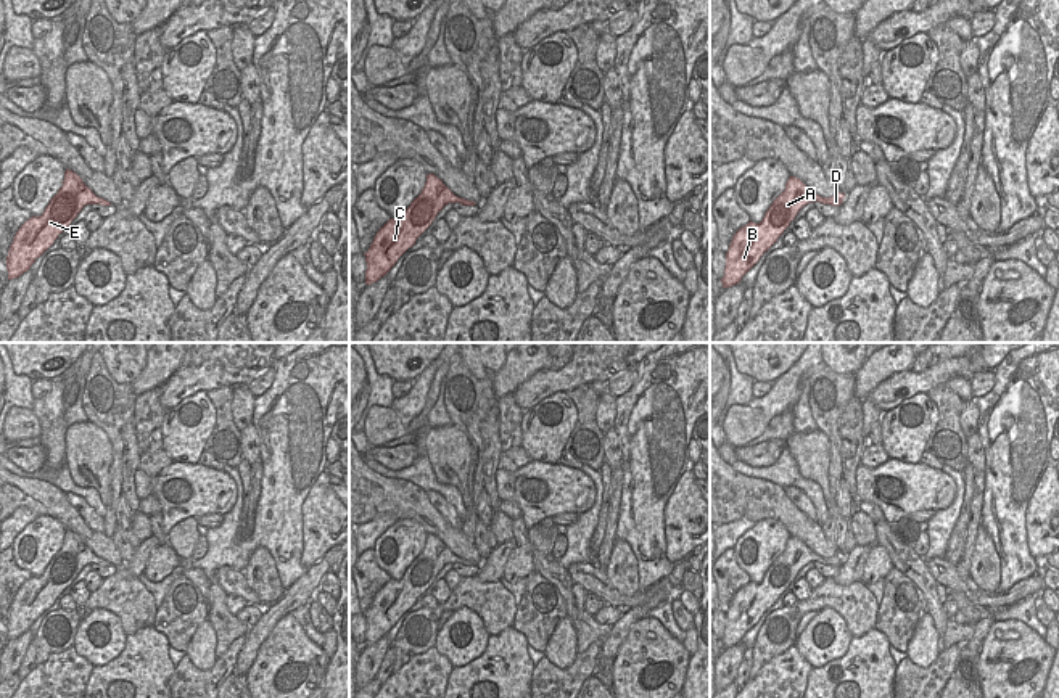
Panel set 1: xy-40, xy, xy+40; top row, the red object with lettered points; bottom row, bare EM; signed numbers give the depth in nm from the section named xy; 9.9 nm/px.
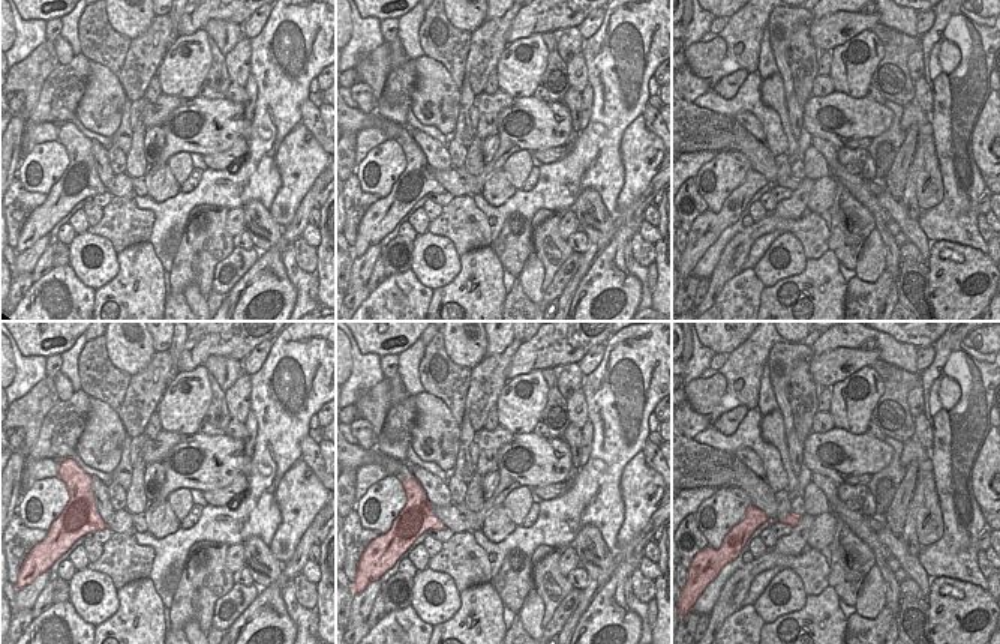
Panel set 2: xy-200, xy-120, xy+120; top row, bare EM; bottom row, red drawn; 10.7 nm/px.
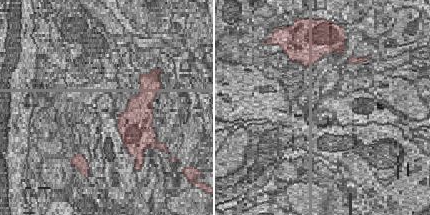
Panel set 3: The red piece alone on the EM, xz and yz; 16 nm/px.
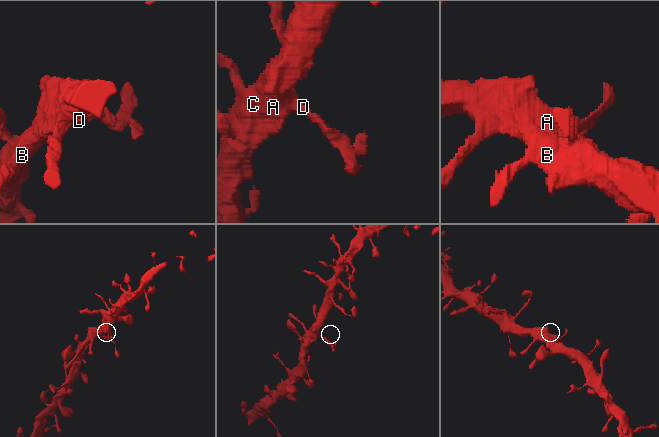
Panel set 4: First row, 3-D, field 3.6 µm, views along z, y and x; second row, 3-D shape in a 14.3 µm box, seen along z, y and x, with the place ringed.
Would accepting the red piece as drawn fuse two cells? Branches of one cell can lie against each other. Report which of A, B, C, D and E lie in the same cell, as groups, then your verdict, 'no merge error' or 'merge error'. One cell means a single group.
A B C D E; no merge error

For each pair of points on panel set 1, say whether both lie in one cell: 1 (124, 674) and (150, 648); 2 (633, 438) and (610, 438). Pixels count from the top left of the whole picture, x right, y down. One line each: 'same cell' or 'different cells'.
1: same cell
2: different cells

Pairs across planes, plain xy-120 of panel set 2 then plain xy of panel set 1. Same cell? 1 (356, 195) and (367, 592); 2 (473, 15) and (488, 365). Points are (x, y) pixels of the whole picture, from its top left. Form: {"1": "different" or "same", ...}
{"1": "same", "2": "same"}

